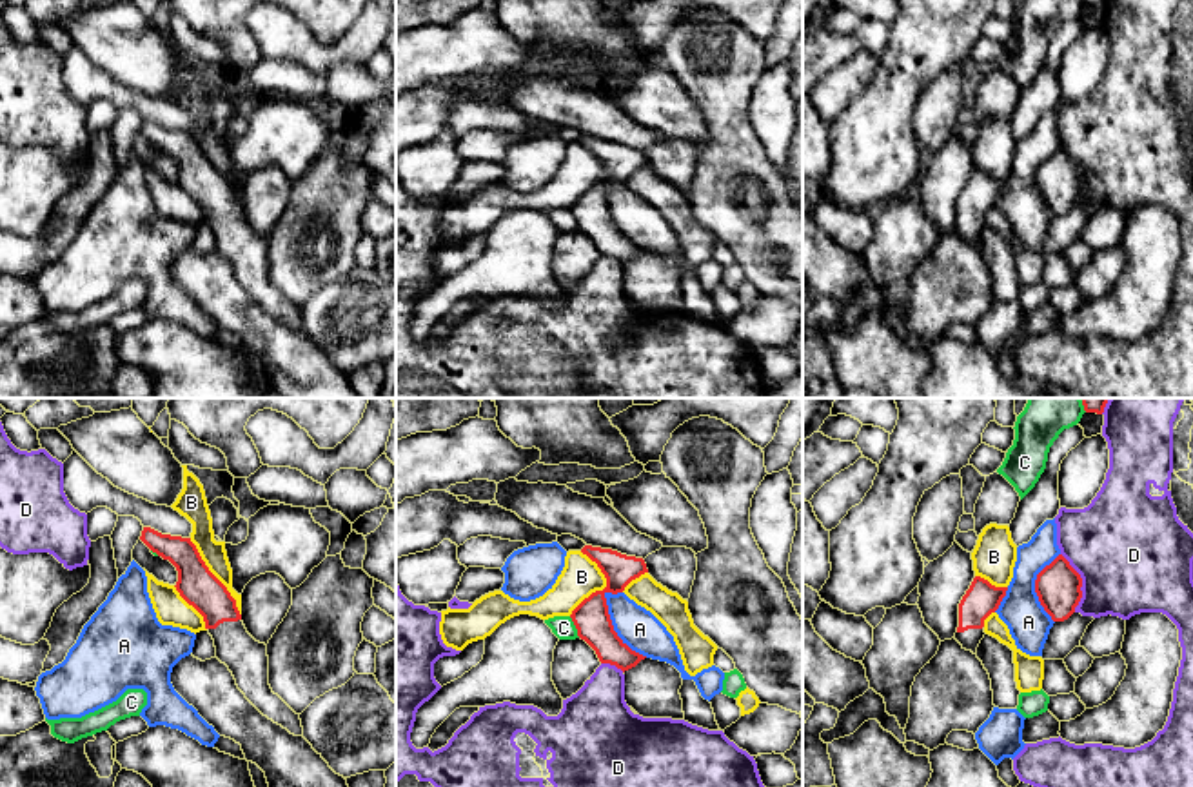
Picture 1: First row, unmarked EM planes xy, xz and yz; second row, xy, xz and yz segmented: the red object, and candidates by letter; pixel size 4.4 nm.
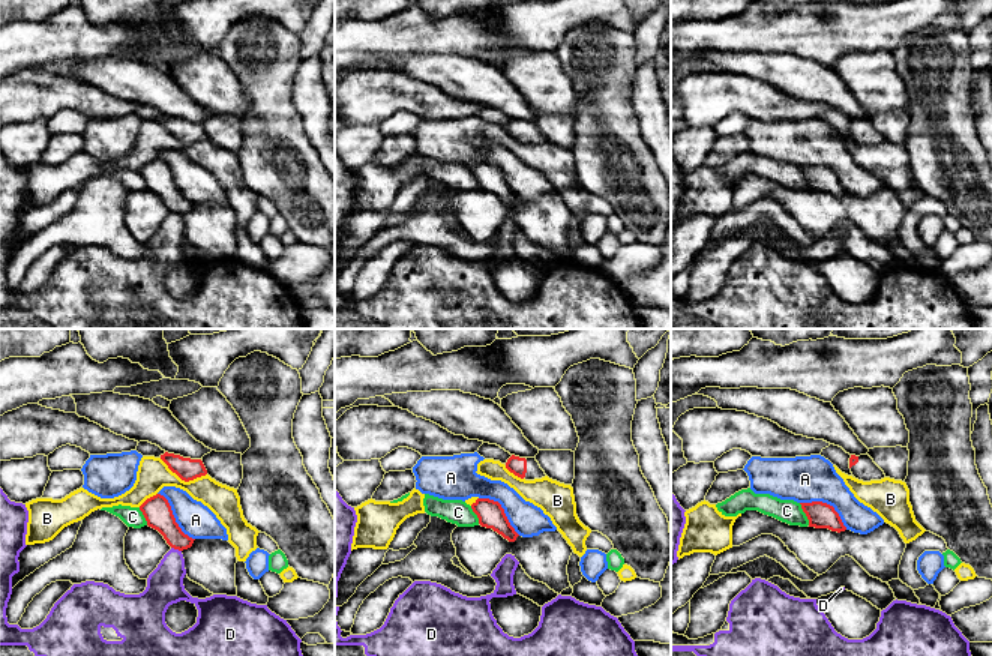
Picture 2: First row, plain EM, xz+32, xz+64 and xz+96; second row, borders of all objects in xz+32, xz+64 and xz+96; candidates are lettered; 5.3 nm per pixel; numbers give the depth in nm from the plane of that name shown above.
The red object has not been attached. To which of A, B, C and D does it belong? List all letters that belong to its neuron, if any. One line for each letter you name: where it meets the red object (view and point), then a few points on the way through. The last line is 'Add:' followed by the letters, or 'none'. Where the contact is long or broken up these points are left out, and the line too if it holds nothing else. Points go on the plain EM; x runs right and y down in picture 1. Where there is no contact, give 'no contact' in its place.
Add: none

